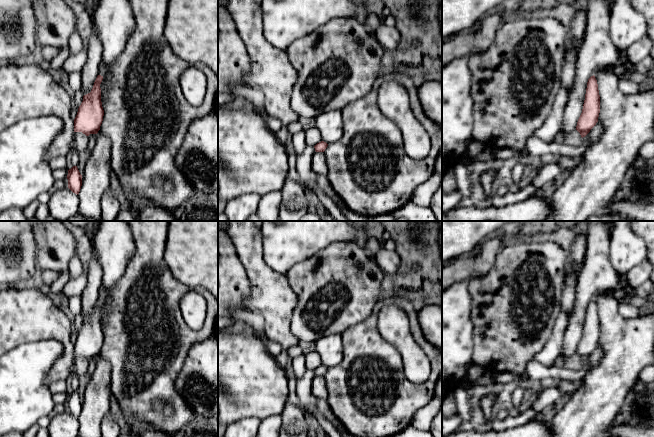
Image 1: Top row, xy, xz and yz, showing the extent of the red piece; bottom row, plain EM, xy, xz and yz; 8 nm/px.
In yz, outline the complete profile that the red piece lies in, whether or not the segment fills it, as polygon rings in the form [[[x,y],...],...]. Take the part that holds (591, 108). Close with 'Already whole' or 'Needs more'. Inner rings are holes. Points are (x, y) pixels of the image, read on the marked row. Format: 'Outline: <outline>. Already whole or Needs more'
Outline: [[[593,75],[588,79],[582,113],[576,126],[576,130],[580,133],[582,138],[596,125],[599,113],[600,95],[597,80]]]. Already whole

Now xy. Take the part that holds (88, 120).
Outline: [[[99,65],[97,76],[90,93],[83,96],[83,101],[78,108],[74,119],[74,132],[82,132],[86,136],[97,134],[103,121],[104,110],[101,102],[100,84],[105,75],[105,65]]]. Needs more

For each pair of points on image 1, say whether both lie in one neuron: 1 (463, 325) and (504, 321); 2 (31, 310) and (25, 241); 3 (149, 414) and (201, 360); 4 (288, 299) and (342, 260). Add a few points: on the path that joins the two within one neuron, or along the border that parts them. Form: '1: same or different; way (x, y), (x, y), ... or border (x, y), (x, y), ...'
1: different; border (471, 301), (471, 321), (474, 328)
2: different; border (10, 285), (19, 286)
3: different; border (182, 365), (175, 382), (175, 390), (189, 406)
4: different; border (285, 274), (297, 296), (297, 305), (292, 316)

